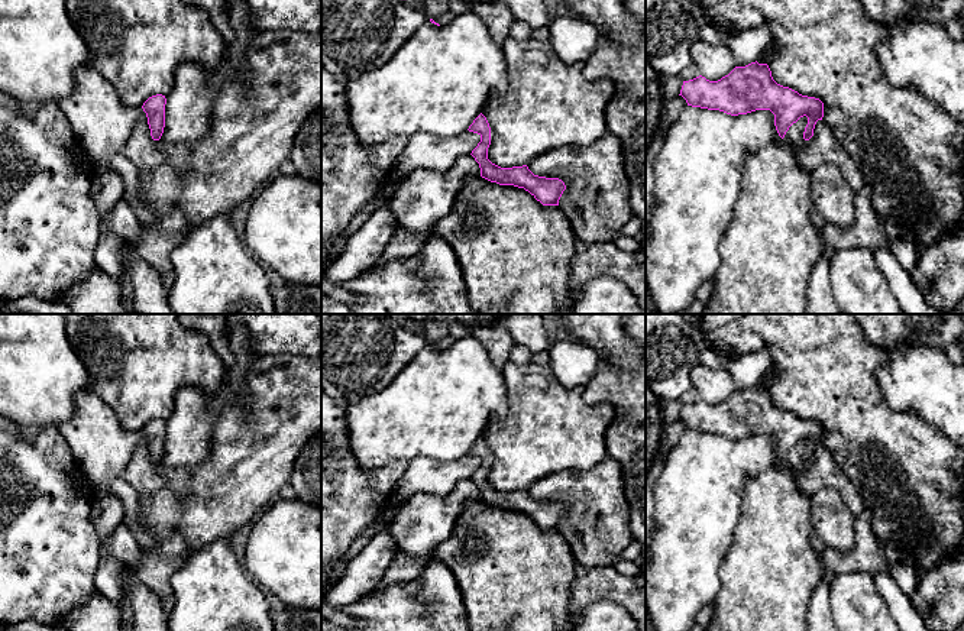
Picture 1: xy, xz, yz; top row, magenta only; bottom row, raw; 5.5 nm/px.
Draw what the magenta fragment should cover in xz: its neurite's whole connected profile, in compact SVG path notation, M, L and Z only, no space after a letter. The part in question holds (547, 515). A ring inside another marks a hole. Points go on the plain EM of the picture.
M482 437L473 444L468 454L481 460L481 466L470 479L479 488L482 502L499 509L524 512L543 530L559 530L559 524L566 514L562 504L534 499L527 489L501 492L488 483L491 452Z

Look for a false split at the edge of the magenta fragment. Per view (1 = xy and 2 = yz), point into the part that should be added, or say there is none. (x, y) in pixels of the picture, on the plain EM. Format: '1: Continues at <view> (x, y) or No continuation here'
1: No continuation here
2: No continuation here

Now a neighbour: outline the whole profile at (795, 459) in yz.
M806 440L800 441L796 447L793 447L789 452L783 463L793 469L803 467L805 466L803 456L805 456L806 449L808 449L808 441Z

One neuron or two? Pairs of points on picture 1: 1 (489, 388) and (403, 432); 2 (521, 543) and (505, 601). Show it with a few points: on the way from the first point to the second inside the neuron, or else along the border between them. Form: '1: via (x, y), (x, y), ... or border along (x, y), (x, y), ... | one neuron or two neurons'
1: via (468, 388), (458, 388), (436, 407), (424, 411) | one neuron
2: via (514, 557), (514, 586) | one neuron

